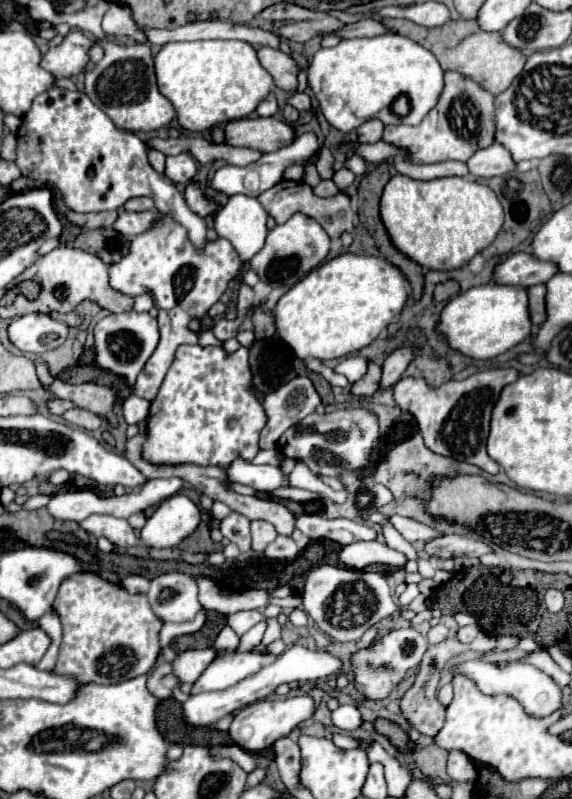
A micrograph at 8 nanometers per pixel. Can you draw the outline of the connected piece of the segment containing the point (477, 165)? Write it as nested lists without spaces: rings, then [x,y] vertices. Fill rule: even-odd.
[[[494,143],[492,147],[472,155],[472,159],[468,159],[468,169],[472,171],[474,177],[498,177],[514,171],[516,161],[512,159],[506,147]]]

